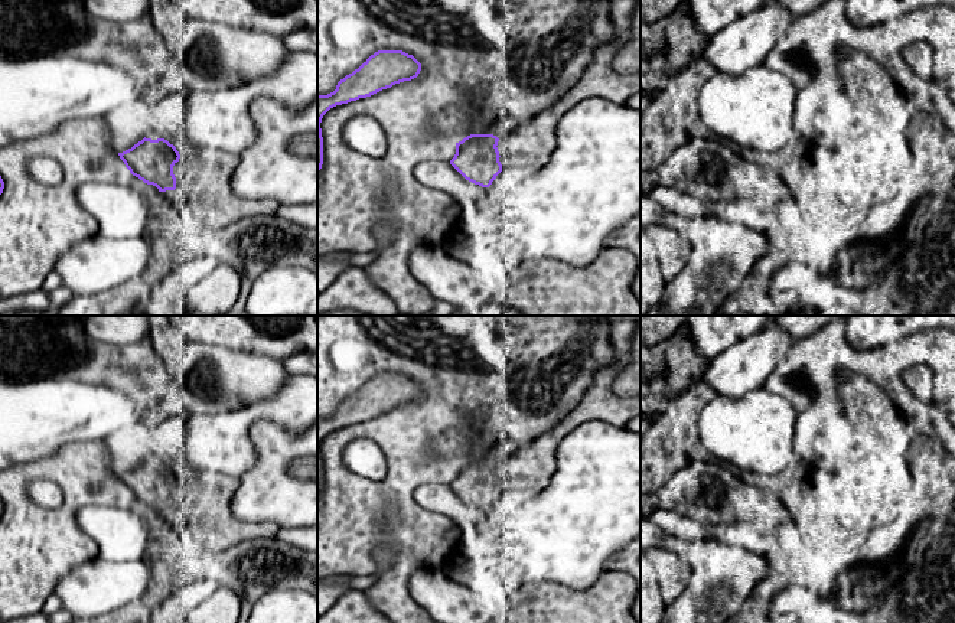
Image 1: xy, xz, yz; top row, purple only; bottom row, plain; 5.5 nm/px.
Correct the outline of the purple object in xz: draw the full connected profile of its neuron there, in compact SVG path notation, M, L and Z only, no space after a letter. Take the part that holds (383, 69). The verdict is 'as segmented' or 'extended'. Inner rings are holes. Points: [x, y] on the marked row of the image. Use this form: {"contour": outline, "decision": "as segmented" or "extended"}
{"contour": "M378 50L358 69L346 75L327 95L317 95L317 172L323 164L323 137L320 123L333 107L371 97L395 84L418 76L421 63L402 50Z", "decision": "as segmented"}

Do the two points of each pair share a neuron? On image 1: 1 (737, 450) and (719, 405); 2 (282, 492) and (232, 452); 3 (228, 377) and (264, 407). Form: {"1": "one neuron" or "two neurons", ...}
{"1": "one neuron", "2": "two neurons", "3": "two neurons"}

